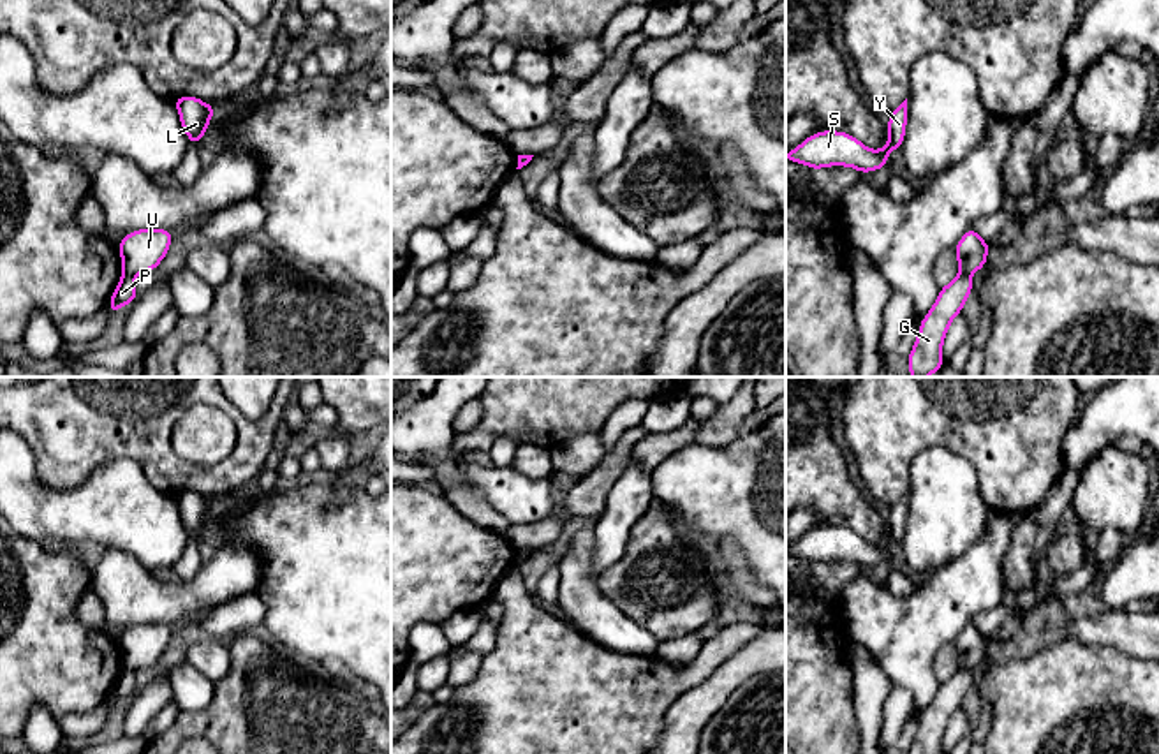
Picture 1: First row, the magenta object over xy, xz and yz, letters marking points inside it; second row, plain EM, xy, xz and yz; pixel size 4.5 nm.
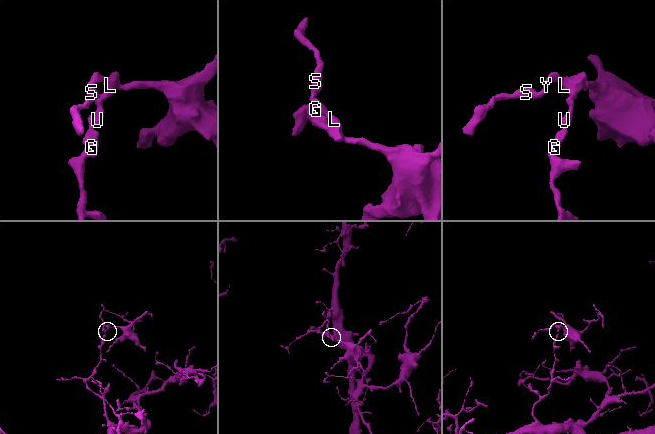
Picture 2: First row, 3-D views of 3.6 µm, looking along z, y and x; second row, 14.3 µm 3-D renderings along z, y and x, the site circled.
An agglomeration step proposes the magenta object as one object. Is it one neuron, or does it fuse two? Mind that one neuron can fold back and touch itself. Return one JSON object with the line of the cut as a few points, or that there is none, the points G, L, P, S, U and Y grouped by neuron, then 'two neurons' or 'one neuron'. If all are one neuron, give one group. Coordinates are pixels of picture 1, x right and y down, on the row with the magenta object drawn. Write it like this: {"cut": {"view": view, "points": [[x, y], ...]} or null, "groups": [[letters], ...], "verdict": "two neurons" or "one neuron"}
{"cut": {"view": "xy", "points": [[124, 273], [132, 277]]}, "groups": [["G", "P"], ["L", "S", "U", "Y"]], "verdict": "two neurons"}

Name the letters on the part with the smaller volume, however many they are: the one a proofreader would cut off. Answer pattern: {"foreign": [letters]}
{"foreign": ["L", "S", "U", "Y"]}

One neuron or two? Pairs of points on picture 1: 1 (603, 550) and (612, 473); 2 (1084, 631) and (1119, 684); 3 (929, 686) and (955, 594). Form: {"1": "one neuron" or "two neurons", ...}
{"1": "two neurons", "2": "two neurons", "3": "one neuron"}

